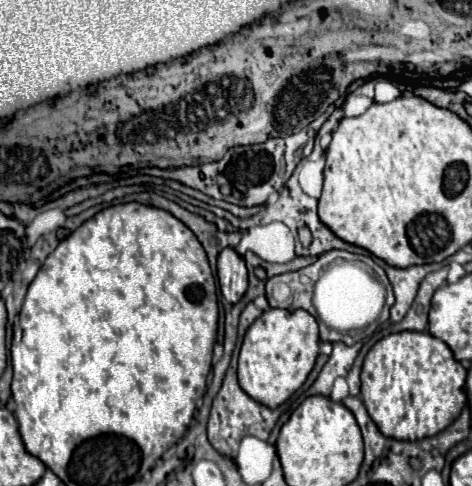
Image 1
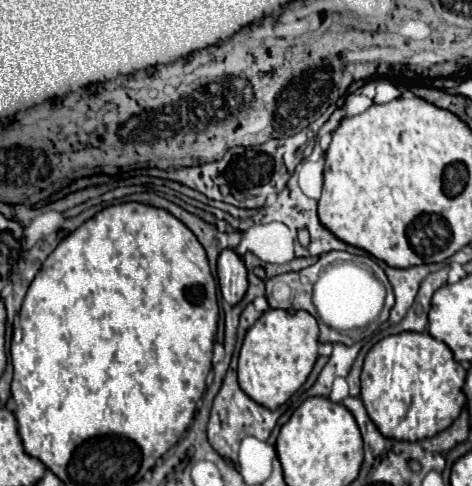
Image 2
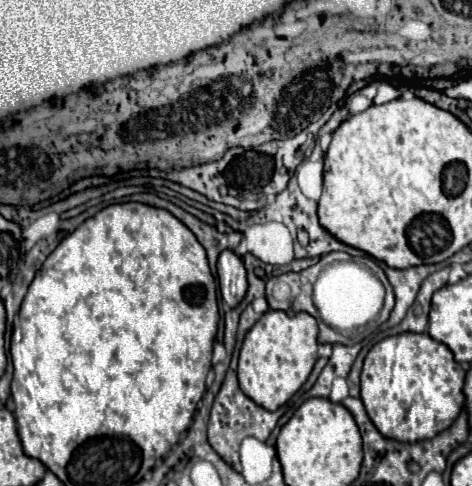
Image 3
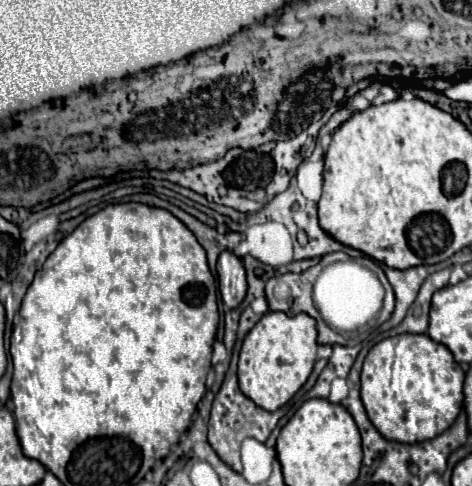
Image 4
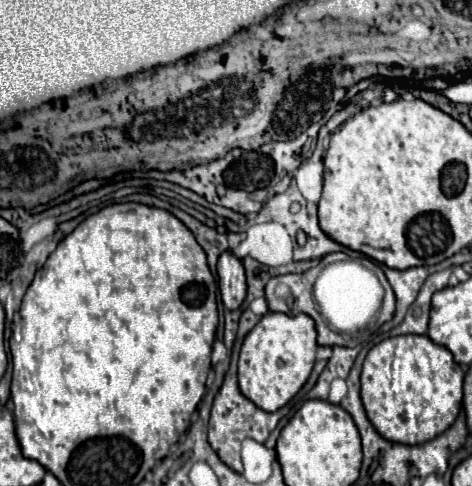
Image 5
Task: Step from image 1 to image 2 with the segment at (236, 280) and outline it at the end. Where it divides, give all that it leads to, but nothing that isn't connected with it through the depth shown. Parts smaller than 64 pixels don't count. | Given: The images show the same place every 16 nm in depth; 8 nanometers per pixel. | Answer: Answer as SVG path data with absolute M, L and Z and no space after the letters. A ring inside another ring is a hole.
M222 250L218 256L218 284L222 298L230 306L236 306L246 294L246 268L234 250Z

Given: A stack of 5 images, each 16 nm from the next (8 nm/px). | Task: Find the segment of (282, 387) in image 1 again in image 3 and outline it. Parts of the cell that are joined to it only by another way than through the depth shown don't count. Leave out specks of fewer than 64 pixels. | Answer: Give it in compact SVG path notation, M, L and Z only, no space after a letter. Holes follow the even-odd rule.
M268 310L244 338L238 360L240 390L246 396L252 396L252 400L262 408L278 410L308 380L316 362L316 338L318 326L310 314L300 312L296 316L288 316L280 310Z

